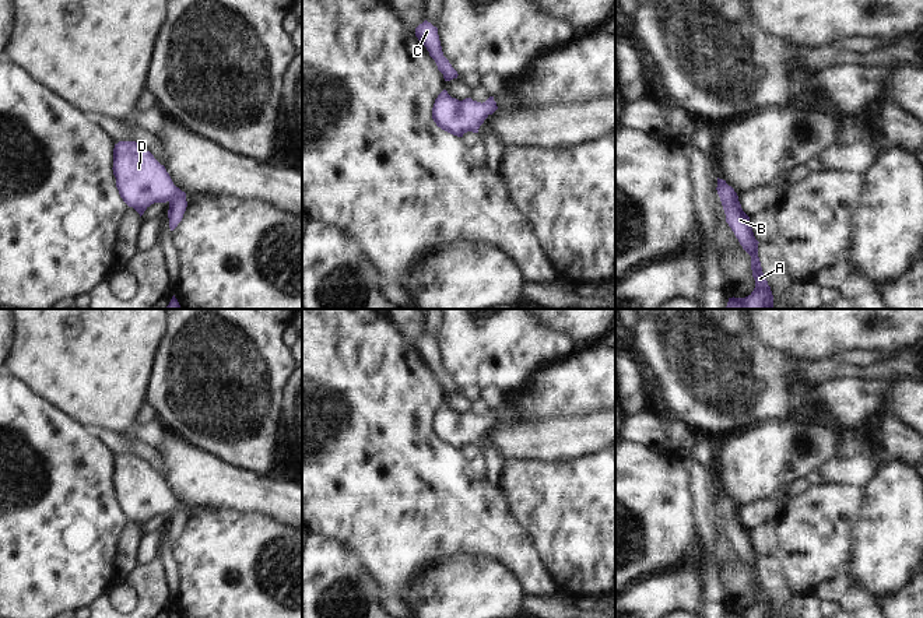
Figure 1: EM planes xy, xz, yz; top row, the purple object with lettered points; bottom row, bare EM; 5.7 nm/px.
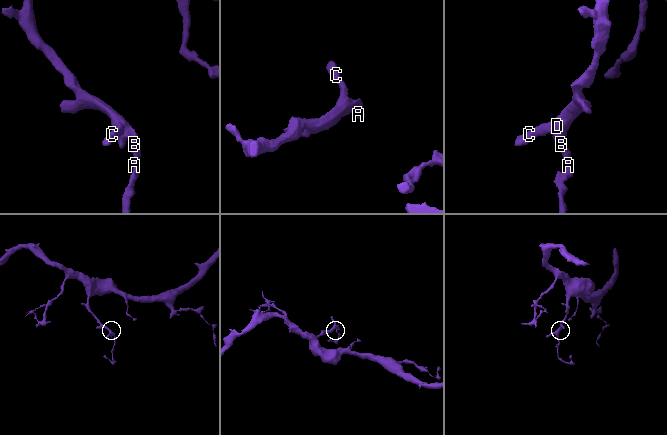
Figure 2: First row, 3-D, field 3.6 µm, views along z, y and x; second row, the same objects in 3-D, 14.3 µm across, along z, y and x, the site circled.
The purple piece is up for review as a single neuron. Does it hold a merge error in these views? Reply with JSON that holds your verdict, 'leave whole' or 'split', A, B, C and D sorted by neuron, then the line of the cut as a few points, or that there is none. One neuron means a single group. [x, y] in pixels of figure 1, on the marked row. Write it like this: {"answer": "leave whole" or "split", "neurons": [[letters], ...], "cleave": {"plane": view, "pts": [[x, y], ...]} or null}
{"answer": "leave whole", "neurons": [["A", "B", "C", "D"]], "cleave": null}

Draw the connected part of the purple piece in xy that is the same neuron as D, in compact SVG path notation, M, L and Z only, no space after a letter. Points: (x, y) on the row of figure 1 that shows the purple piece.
M119 141L113 148L113 175L123 201L140 217L154 203L169 203L169 228L173 231L187 207L186 193L176 187L154 155L136 141Z

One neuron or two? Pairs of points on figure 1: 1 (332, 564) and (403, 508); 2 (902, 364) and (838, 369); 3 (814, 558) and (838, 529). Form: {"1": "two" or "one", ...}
{"1": "two", "2": "one", "3": "one"}

